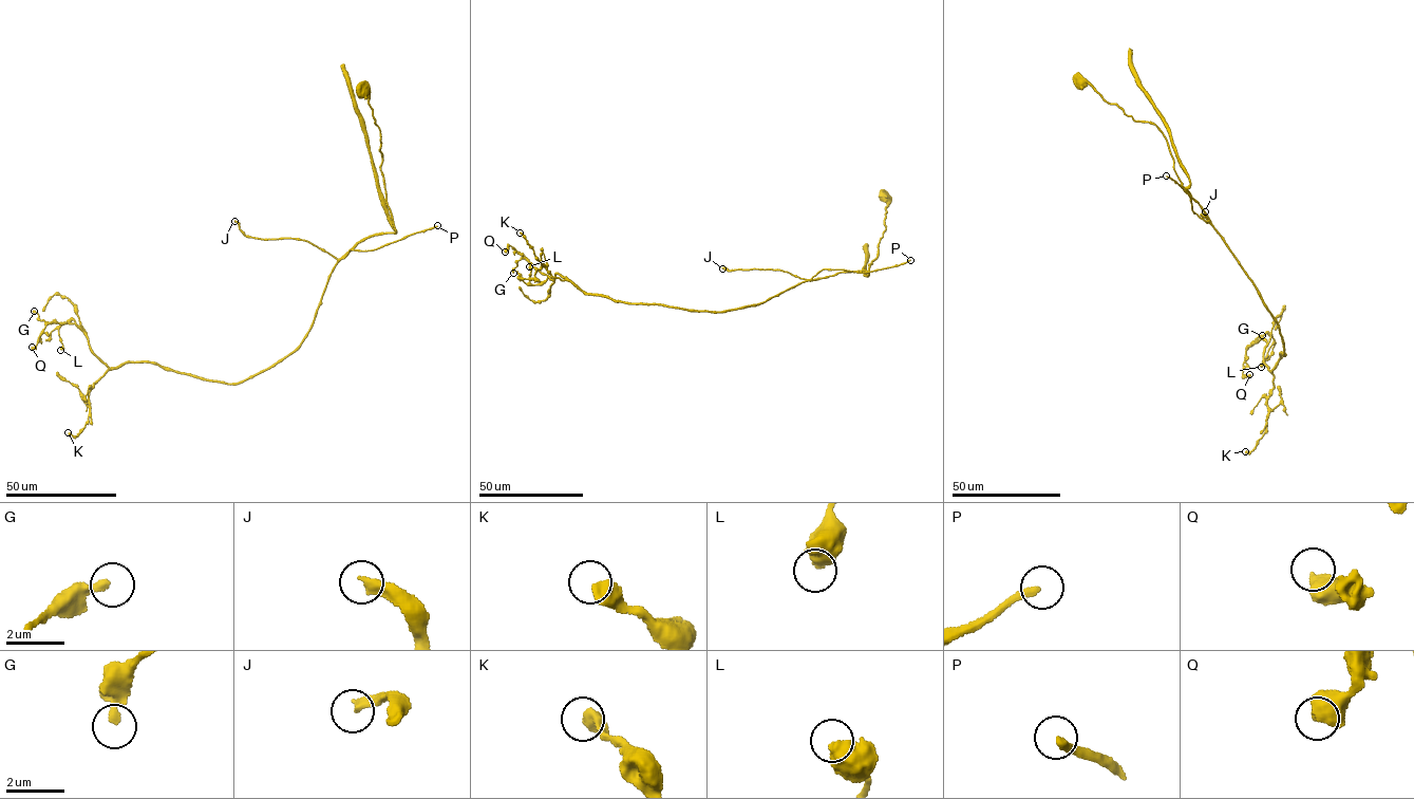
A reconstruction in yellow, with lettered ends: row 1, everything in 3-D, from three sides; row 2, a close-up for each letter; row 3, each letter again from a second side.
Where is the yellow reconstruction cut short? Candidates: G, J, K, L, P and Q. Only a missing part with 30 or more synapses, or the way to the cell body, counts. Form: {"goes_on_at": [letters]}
{"goes_on_at": ["J", "P"]}

